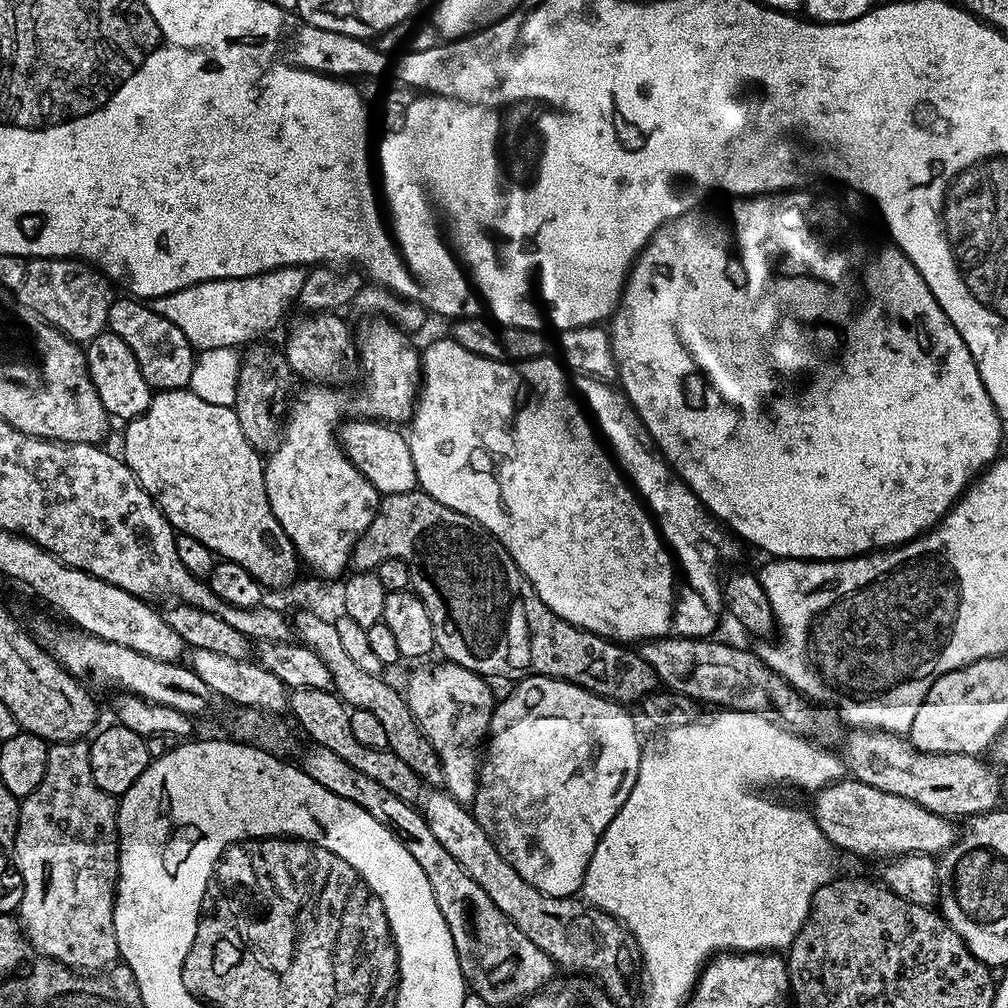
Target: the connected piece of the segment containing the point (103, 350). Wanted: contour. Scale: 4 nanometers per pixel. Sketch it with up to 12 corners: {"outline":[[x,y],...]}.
{"outline":[[107,330],[84,360],[109,417],[127,422],[154,390],[138,360]]}

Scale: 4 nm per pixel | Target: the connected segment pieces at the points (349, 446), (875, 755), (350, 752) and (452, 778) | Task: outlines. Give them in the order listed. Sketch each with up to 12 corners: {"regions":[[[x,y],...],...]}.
{"regions":[[[348,418],[338,443],[381,497],[417,491],[399,427]],[[857,728],[847,775],[949,818],[1001,807],[979,755]],[[295,689],[290,712],[318,748],[390,794],[416,802],[422,781],[398,754],[354,738],[332,690]],[[461,664],[408,680],[406,699],[465,806],[480,785],[492,688]]]}

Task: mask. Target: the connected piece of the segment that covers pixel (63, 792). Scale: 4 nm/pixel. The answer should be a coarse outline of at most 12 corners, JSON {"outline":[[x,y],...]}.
{"outline":[[89,741],[20,800],[18,923],[81,974],[117,963],[117,797]]}

